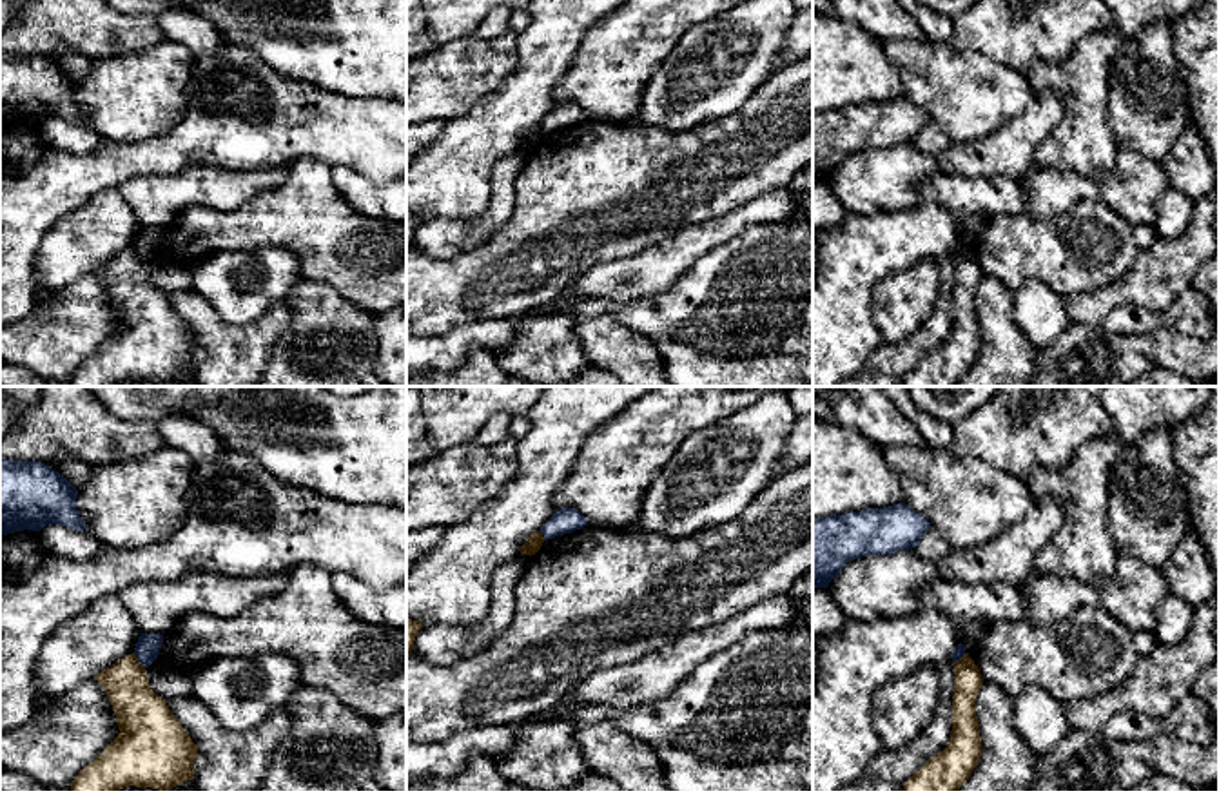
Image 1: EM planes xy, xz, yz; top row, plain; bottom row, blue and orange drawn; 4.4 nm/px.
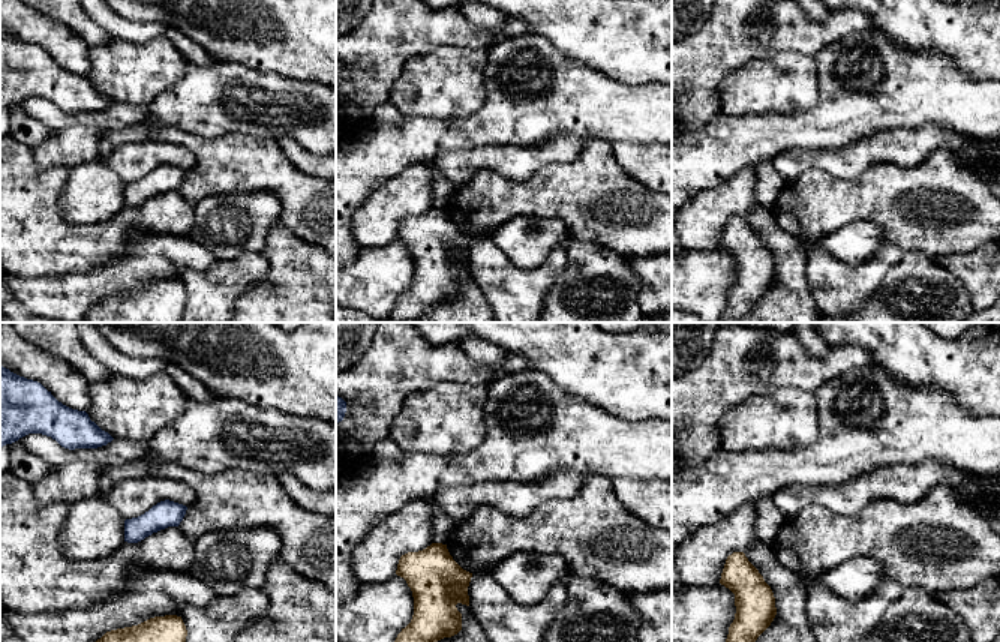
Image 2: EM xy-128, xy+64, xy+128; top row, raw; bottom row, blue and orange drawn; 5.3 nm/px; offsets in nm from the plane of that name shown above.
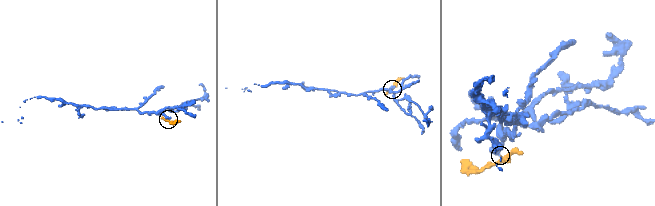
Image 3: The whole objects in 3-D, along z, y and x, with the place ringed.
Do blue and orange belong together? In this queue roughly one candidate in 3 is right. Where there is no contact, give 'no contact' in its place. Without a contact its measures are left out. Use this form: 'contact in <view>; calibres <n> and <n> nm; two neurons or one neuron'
contact in xy; calibres 110 and 220 nm; two neurons

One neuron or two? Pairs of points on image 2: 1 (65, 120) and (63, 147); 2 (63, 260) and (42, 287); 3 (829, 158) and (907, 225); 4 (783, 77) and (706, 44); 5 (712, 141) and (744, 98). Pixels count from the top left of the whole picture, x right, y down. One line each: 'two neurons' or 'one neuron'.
1: two neurons
2: two neurons
3: two neurons
4: two neurons
5: two neurons

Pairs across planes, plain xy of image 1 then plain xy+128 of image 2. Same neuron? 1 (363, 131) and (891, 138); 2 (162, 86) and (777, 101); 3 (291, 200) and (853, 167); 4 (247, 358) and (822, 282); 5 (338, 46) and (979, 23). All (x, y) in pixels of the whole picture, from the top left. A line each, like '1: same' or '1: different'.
1: different
2: same
3: different
4: same
5: same

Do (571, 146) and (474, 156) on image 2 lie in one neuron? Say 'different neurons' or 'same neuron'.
same neuron

